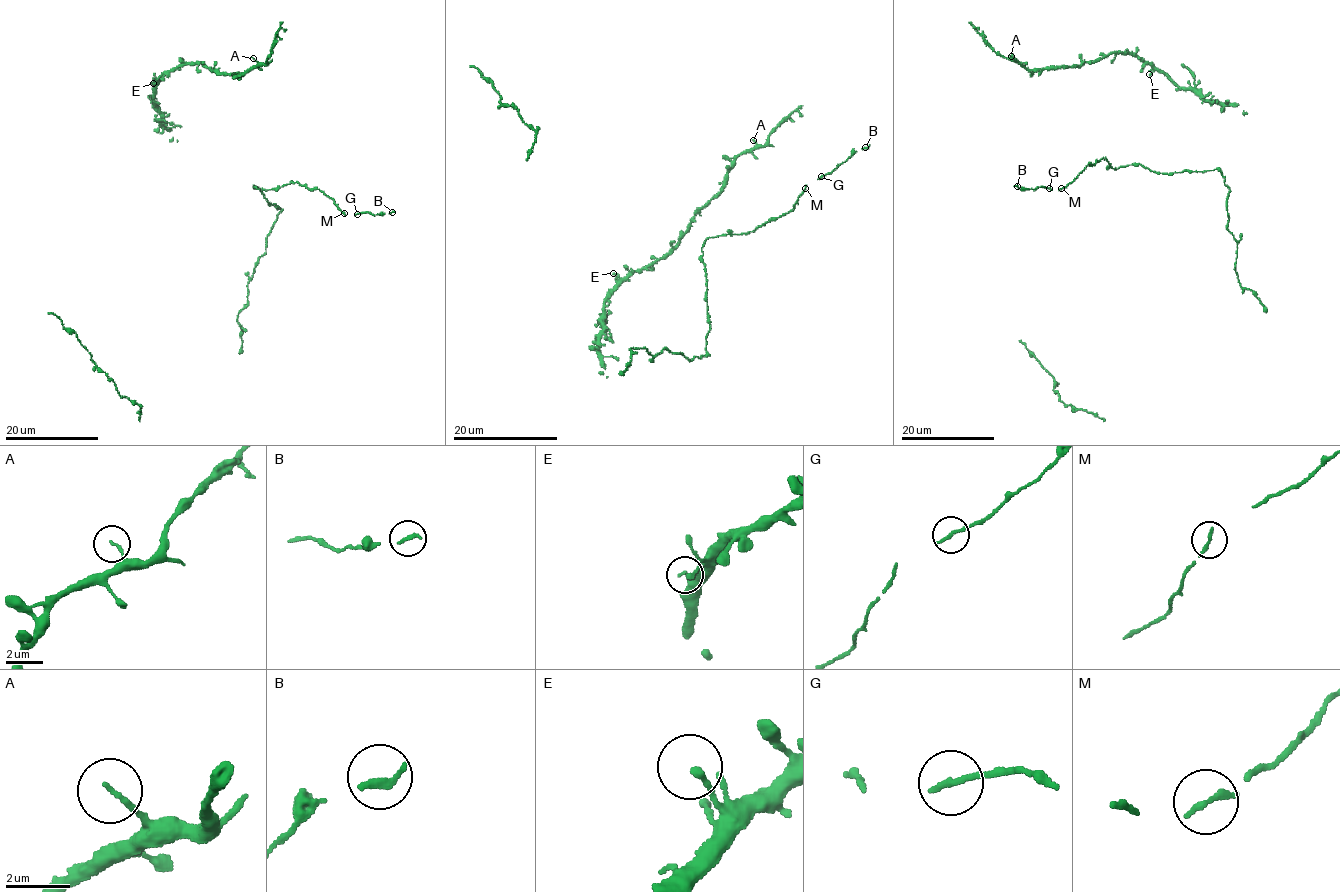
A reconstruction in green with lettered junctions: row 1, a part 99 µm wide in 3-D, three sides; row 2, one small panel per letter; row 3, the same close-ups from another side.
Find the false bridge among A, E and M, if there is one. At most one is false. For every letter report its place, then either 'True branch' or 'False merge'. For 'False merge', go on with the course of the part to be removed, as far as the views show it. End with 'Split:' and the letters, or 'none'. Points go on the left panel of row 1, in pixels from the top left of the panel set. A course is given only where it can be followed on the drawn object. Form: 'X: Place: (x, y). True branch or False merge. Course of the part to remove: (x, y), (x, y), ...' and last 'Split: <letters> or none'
A: Place: (253, 58). True branch
E: Place: (153, 83). True branch
M: Place: (344, 213). True branch
Split: none

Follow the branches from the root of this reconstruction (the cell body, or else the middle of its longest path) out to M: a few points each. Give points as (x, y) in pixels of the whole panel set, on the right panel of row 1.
M: (1216, 169), (1163, 174), (1140, 164), (1113, 169), (1103, 158), (1088, 164), (1078, 177), (1061, 188)

